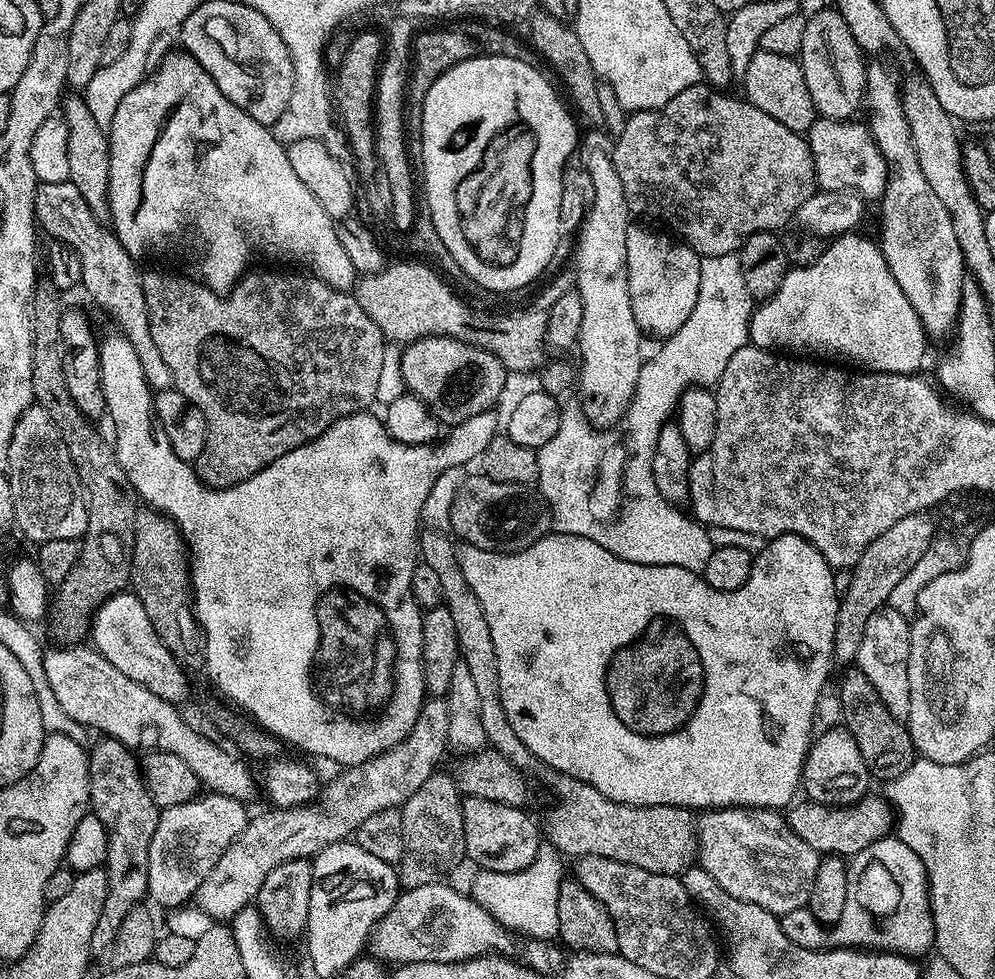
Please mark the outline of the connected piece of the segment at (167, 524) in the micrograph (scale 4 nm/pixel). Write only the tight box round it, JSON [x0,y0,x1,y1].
[130,510,202,666]

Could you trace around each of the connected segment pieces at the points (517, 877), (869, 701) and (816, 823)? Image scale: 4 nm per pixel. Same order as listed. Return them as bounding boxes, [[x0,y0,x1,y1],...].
[[470,842,565,941],[840,666,918,782],[786,794,894,858]]

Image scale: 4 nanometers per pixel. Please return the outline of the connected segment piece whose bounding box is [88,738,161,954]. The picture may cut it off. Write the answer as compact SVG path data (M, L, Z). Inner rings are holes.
M100 738L96 745L91 745L88 752L88 785L90 786L90 812L101 820L108 835L108 859L106 871L108 873L108 893L102 906L102 914L98 918L98 926L92 931L93 953L107 953L111 949L114 938L118 934L118 926L122 926L122 918L130 914L130 910L141 907L148 896L148 855L150 842L154 838L154 830L158 830L158 818L161 809L150 798L144 785L144 773L139 759L135 760L133 749L122 742L111 738Z

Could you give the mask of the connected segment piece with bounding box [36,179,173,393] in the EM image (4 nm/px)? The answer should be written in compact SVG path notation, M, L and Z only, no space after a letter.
M67 179L62 182L37 183L36 185L36 223L41 229L44 228L53 237L53 241L64 244L67 248L72 248L78 254L82 262L82 278L80 284L88 291L88 296L98 307L112 315L113 320L120 324L119 331L134 346L134 354L138 354L138 362L142 362L142 372L146 374L146 382L152 387L153 393L161 392L173 387L170 366L166 366L162 353L158 351L158 342L154 342L153 335L150 334L150 318L146 310L146 294L142 290L142 268L139 268L137 257L131 256L118 242L116 233L111 227L105 226L101 220L94 218L90 206L86 206L86 198L82 198L78 186L74 186L72 181Z

